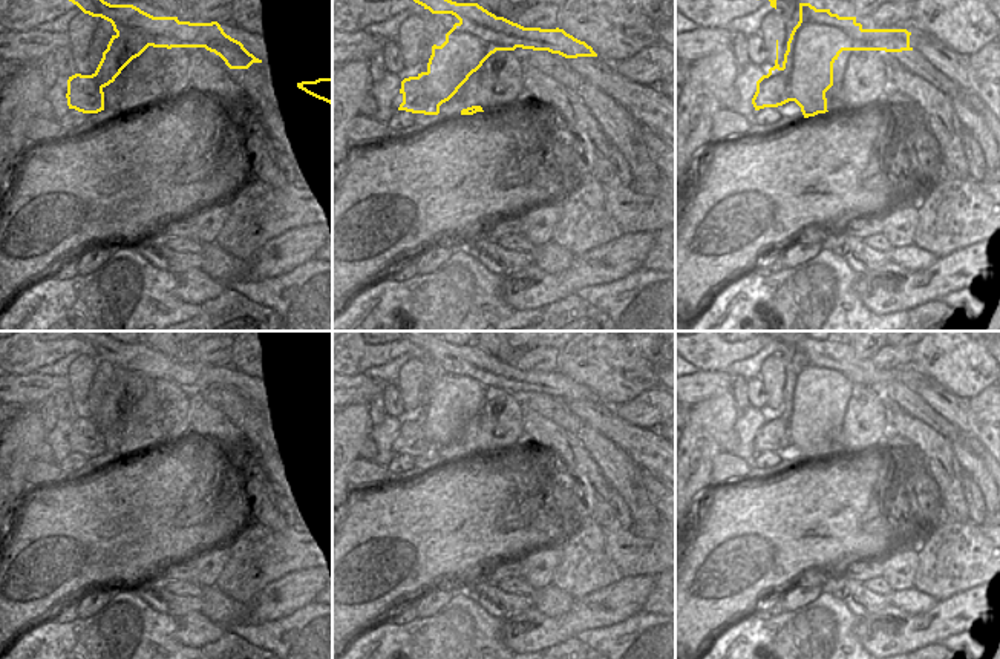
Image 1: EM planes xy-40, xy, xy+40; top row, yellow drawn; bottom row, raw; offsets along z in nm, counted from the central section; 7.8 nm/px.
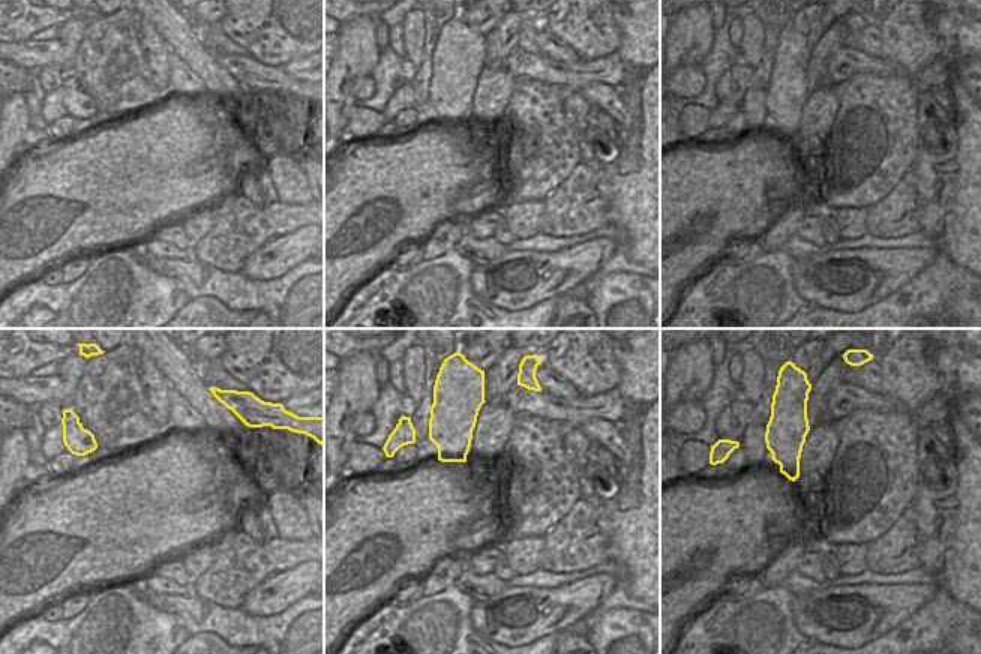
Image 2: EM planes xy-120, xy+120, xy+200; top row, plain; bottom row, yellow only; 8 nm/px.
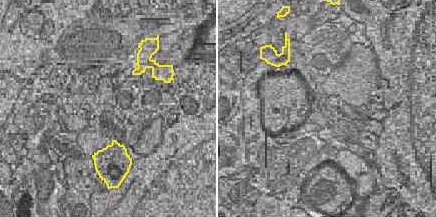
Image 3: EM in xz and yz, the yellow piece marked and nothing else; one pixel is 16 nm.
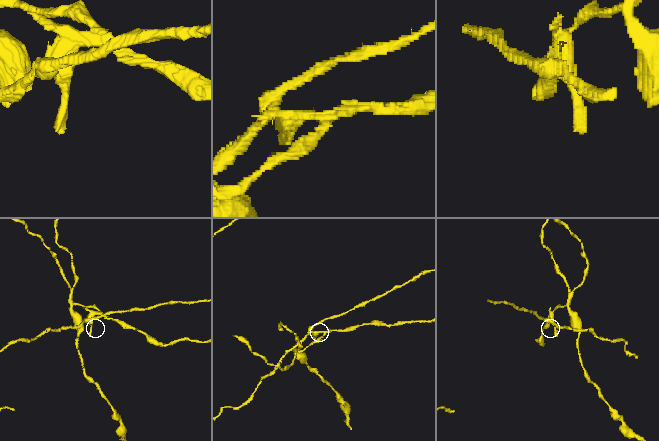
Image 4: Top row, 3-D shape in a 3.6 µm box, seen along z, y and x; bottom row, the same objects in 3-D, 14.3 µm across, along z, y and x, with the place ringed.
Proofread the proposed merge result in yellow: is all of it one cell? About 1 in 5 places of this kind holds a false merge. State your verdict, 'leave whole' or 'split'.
split

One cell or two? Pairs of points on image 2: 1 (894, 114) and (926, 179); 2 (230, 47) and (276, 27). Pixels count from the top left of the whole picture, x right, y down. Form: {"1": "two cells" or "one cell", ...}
{"1": "two cells", "2": "two cells"}

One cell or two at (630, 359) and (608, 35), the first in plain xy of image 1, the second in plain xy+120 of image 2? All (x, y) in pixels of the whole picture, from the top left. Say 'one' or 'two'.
one

